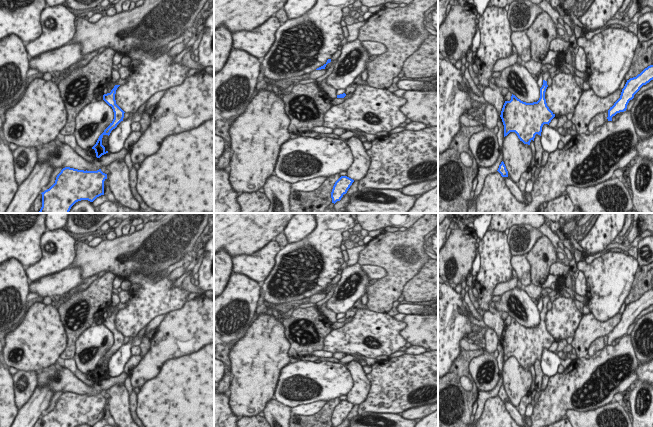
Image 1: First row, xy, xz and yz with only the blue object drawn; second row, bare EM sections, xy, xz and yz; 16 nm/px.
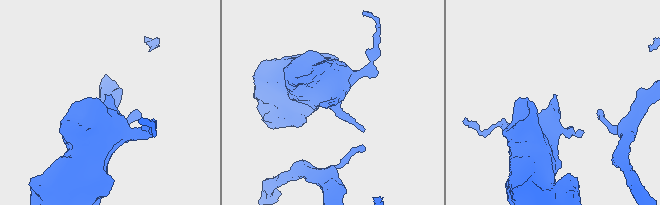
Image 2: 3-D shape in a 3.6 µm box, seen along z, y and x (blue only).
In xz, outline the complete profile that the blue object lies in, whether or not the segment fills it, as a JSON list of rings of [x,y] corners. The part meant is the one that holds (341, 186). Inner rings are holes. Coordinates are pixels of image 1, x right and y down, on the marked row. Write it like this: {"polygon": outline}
{"polygon": [[[341,176],[335,182],[331,192],[332,203],[335,204],[337,201],[340,201],[343,195],[347,193],[348,189],[350,188],[353,182],[353,179],[347,176]]]}

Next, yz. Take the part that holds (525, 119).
{"polygon": [[[547,72],[543,73],[543,85],[537,102],[526,103],[513,94],[510,101],[505,101],[500,115],[504,125],[504,137],[510,132],[515,132],[520,141],[530,145],[536,134],[541,136],[543,125],[549,125],[555,117],[545,99],[549,77]]]}

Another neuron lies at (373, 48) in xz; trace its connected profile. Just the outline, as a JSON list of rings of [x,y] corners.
[[[361,41],[361,45],[366,49],[369,56],[378,56],[386,52],[386,47],[378,42]]]

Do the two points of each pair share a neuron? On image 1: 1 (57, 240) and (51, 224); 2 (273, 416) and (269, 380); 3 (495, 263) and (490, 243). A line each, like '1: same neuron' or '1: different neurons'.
1: different neurons
2: different neurons
3: same neuron

